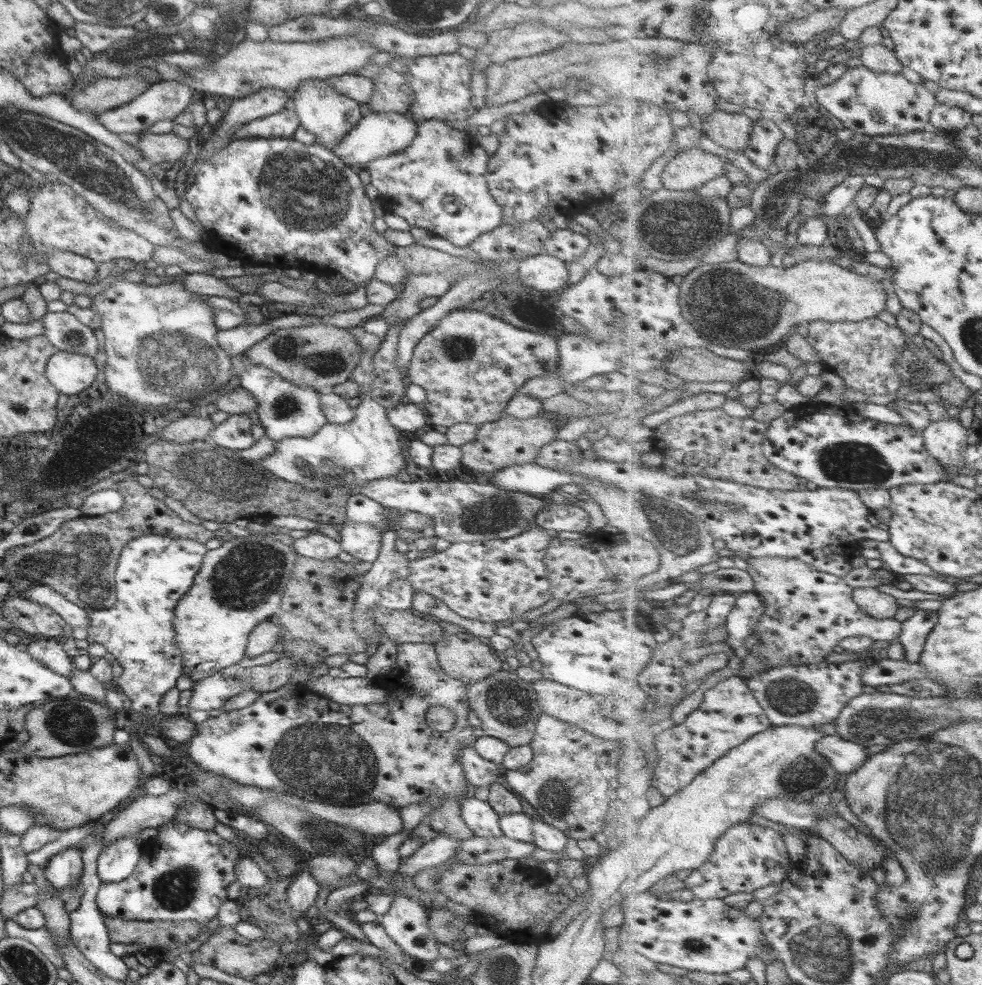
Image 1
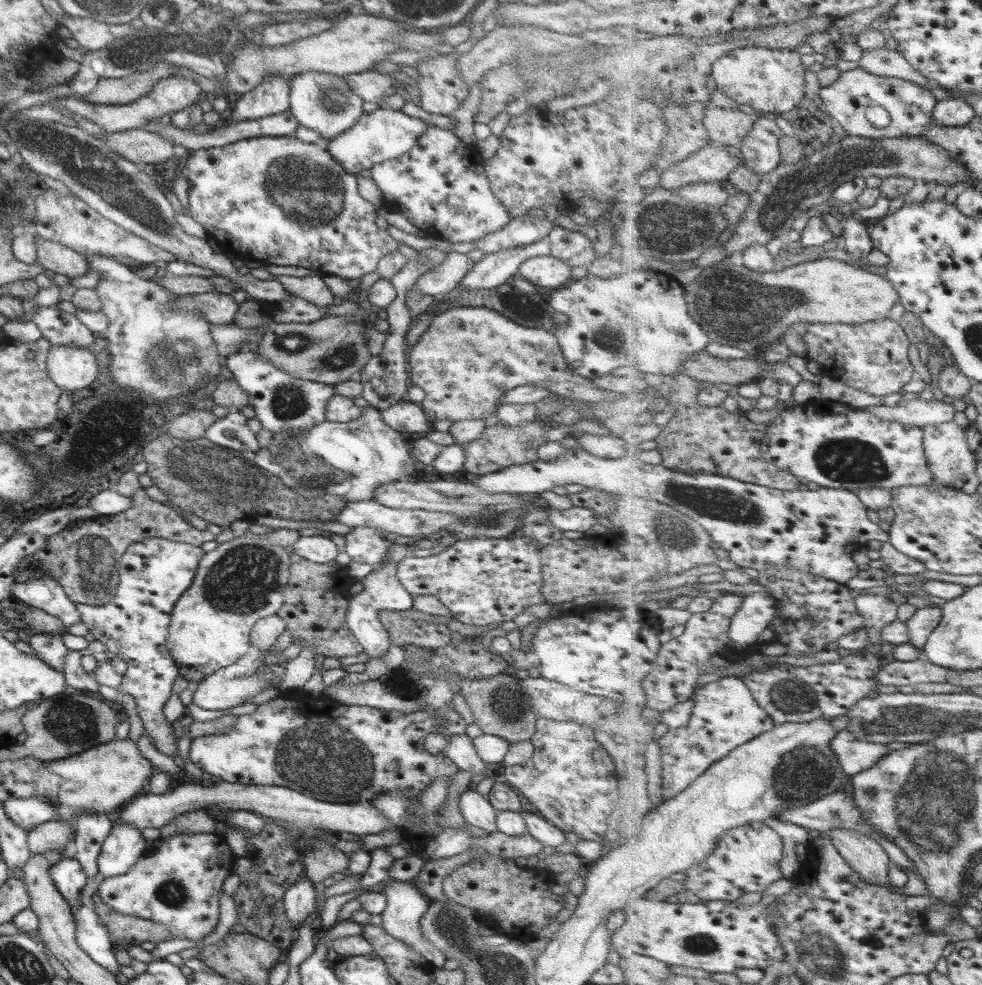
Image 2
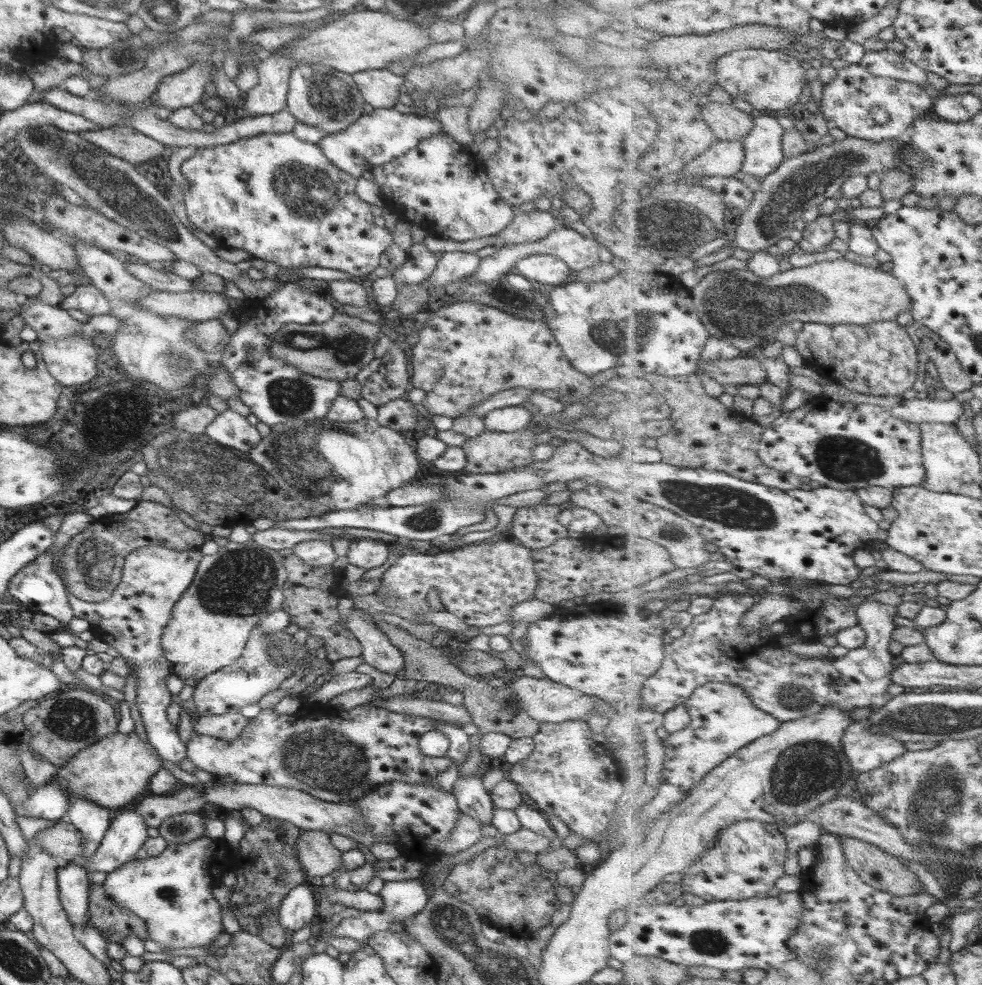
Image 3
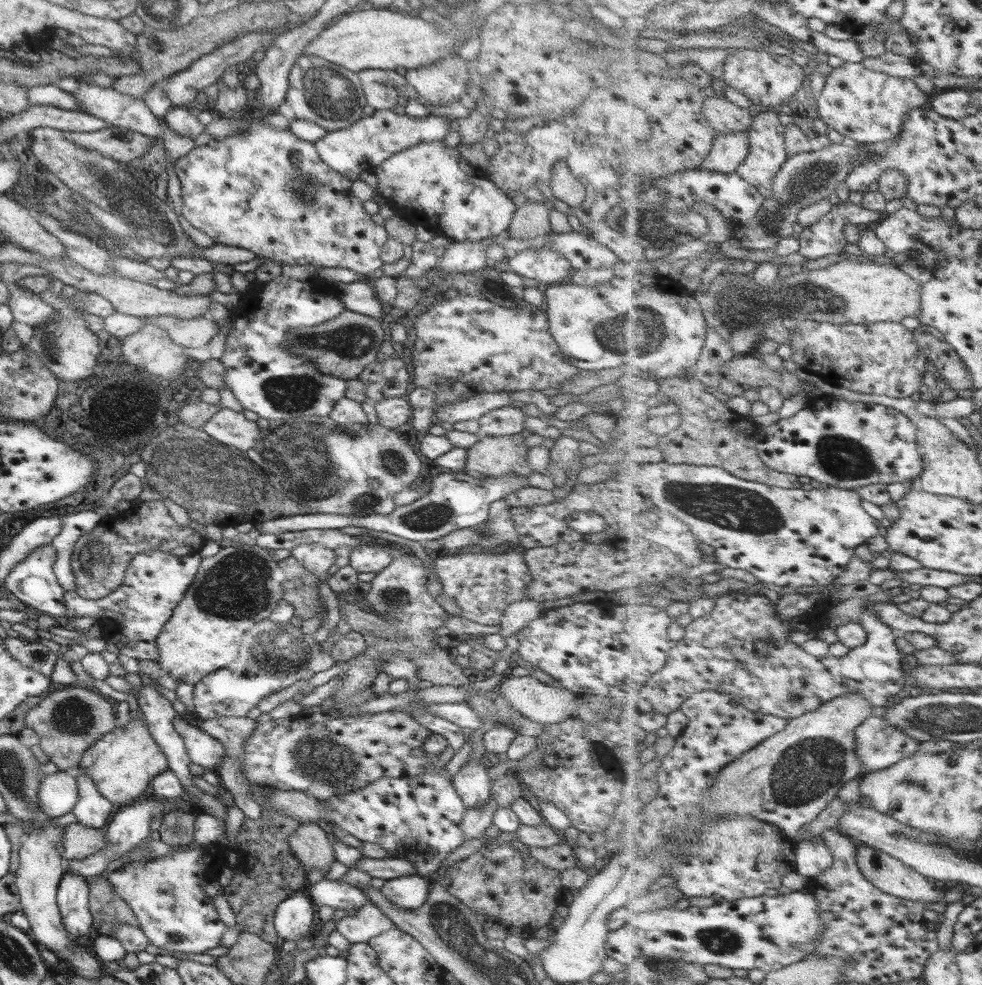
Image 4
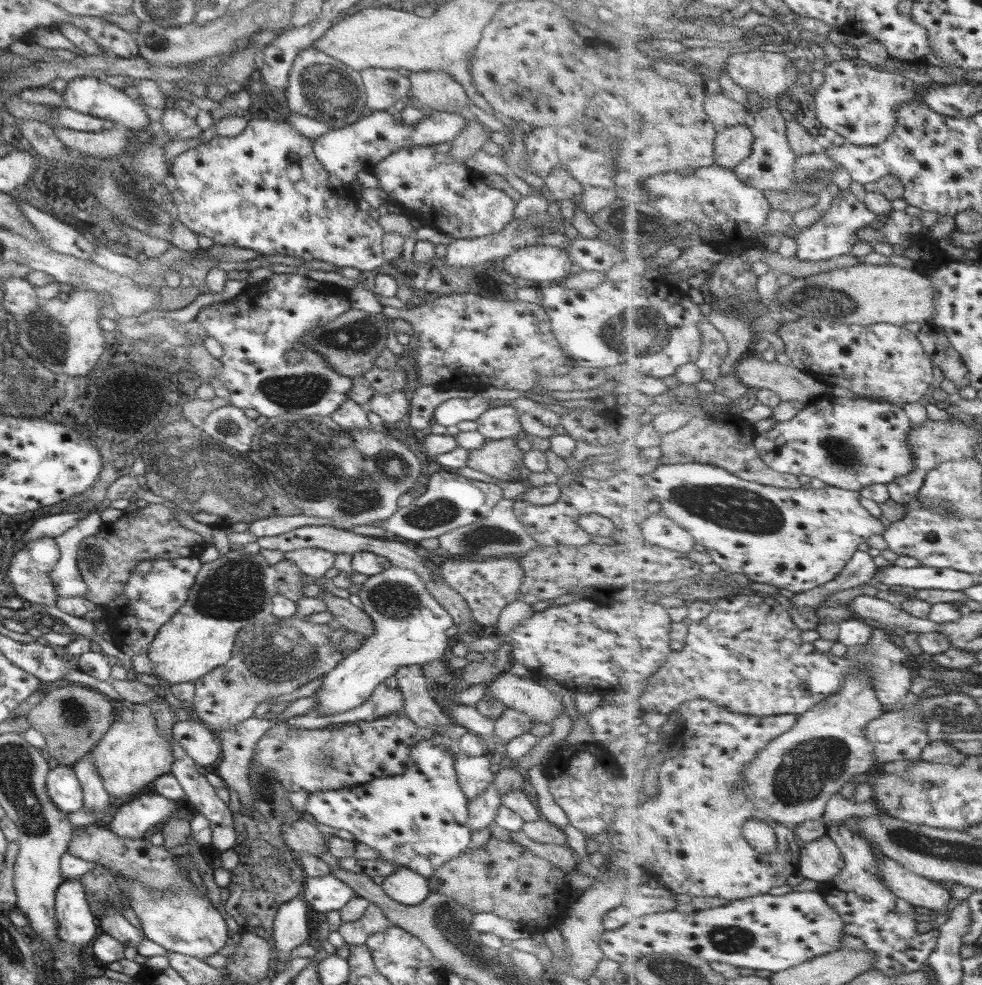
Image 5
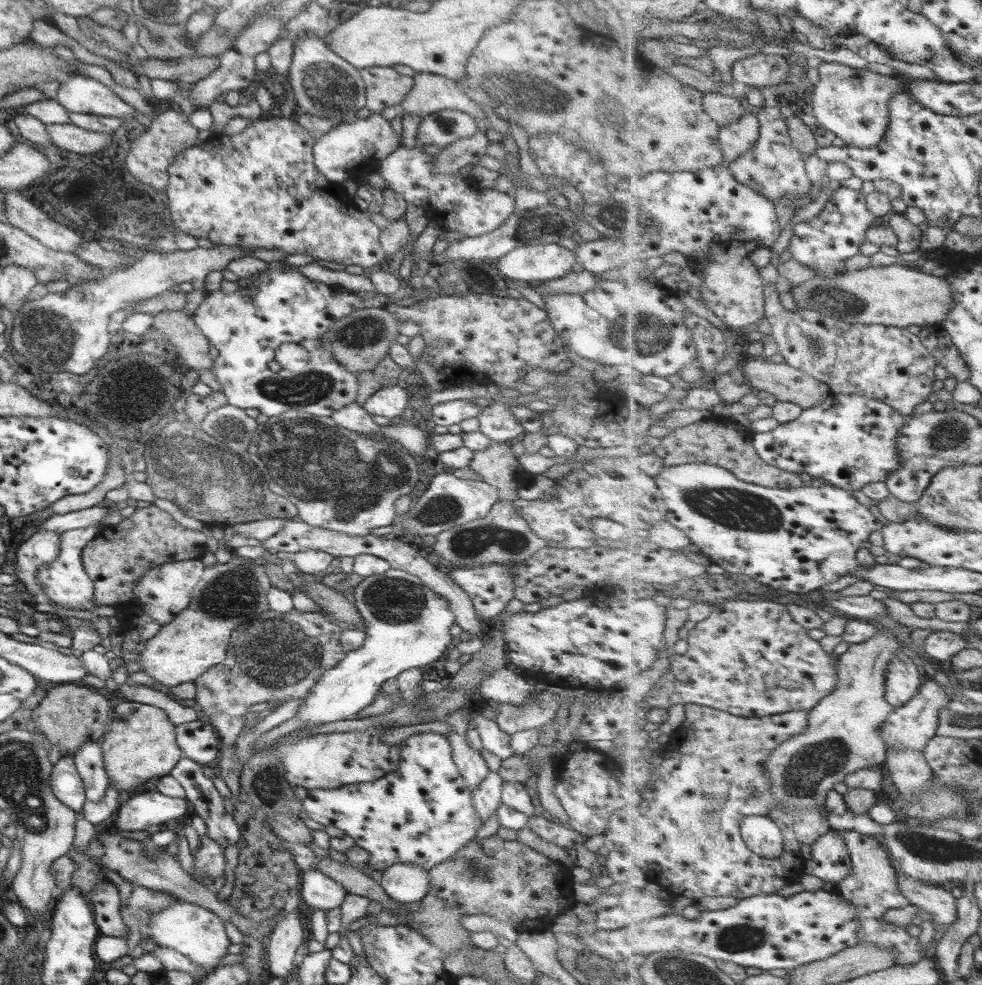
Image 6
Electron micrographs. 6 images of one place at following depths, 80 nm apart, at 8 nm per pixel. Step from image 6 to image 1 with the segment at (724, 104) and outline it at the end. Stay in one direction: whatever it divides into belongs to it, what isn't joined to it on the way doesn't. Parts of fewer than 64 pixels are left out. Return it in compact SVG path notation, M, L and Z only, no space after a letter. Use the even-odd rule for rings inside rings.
M719 110L706 116L701 131L704 136L723 148L745 152L754 129L754 120L743 113Z

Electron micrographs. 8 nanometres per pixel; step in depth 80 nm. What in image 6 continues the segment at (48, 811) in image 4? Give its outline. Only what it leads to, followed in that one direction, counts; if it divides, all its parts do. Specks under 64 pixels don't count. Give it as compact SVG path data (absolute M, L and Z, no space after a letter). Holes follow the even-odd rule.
M71 754L63 756L52 766L50 789L61 804L77 813L85 803L84 786Z

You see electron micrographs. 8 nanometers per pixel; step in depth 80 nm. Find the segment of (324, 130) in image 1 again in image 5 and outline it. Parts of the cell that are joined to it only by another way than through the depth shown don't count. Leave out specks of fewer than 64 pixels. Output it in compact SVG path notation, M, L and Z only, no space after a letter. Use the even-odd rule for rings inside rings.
M311 45L295 55L284 90L291 114L312 118L331 128L353 124L366 106L359 72Z

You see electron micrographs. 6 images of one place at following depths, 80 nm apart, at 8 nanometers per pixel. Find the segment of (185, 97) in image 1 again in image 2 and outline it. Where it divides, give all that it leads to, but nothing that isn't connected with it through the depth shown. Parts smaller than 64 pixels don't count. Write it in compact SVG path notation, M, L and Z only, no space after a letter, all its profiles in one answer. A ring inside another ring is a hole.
M171 75L156 81L153 88L141 98L123 105L106 105L97 103L86 103L81 99L73 97L56 98L60 104L69 112L96 124L105 133L126 131L129 129L141 129L148 120L161 117L163 114L171 114L178 110L187 108L195 103L199 96L199 85L193 79L188 79L180 75Z

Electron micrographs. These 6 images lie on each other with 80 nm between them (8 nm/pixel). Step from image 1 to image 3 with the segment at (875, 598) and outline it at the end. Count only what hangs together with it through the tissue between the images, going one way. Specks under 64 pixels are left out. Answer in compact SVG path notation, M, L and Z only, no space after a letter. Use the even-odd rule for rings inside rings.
M723 591L714 599L709 612L693 616L691 624L683 629L683 635L668 641L664 664L642 688L642 708L665 715L669 710L685 705L697 688L713 682L743 687L752 698L753 705L782 723L815 715L825 708L871 708L887 696L895 670L895 655L889 652L889 646L897 627L897 606L863 601L856 613L860 617L859 624L867 633L866 643L861 648L849 650L842 657L823 656L818 659L769 646L768 639L774 636L769 627L763 627L756 633L744 631L741 621L756 603L753 596L755 594Z

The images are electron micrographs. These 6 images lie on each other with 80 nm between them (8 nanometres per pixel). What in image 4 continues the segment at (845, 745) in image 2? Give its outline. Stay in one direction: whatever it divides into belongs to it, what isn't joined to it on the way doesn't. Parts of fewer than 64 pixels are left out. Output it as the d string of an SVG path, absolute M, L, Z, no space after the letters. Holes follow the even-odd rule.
M871 716L855 730L855 735L853 735L855 742L857 742L855 752L860 756L866 772L889 768L900 760L917 754L921 742L903 734L899 728L895 728L893 725L882 716Z

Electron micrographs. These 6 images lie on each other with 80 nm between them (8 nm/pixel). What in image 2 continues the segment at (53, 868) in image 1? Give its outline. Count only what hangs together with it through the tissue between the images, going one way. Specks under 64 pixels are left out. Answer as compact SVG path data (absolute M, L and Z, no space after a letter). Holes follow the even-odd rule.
M72 855L63 856L50 867L49 874L55 888L60 892L73 913L82 905L79 894L85 886L86 874L81 865Z

